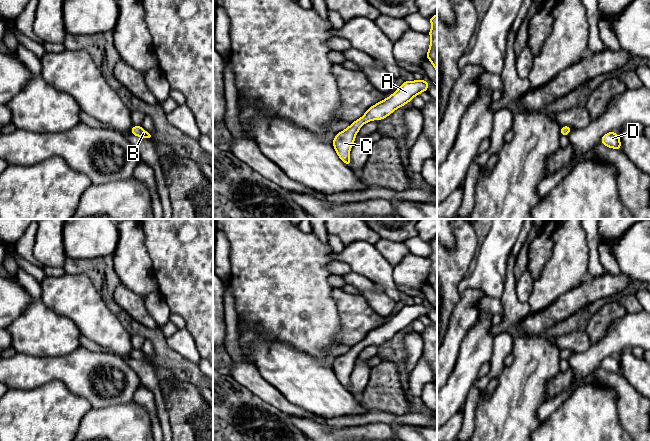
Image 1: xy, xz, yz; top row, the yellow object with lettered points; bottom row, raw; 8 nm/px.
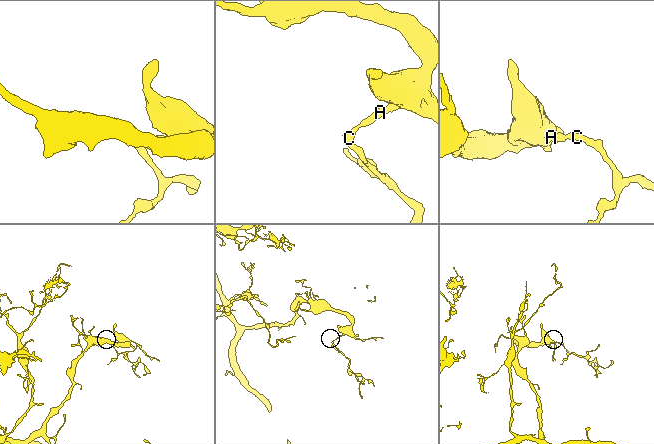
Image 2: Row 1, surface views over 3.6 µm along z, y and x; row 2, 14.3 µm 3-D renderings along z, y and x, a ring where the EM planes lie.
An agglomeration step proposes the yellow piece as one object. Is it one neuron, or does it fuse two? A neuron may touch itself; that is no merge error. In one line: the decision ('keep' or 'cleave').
keep

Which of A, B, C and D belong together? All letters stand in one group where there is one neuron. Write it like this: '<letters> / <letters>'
A B C D

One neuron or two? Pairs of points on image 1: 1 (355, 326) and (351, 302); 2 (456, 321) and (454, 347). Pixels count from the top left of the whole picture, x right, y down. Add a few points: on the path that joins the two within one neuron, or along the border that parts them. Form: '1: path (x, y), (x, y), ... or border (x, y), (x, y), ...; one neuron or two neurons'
1: path (355, 320), (355, 312), (352, 308); one neuron
2: path (456, 327), (454, 341); one neuron

